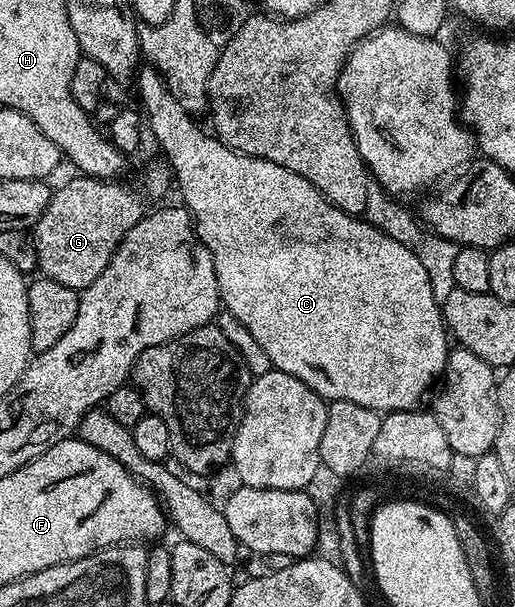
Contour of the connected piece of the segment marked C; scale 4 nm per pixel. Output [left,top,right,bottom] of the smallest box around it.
[133,66,449,413]

